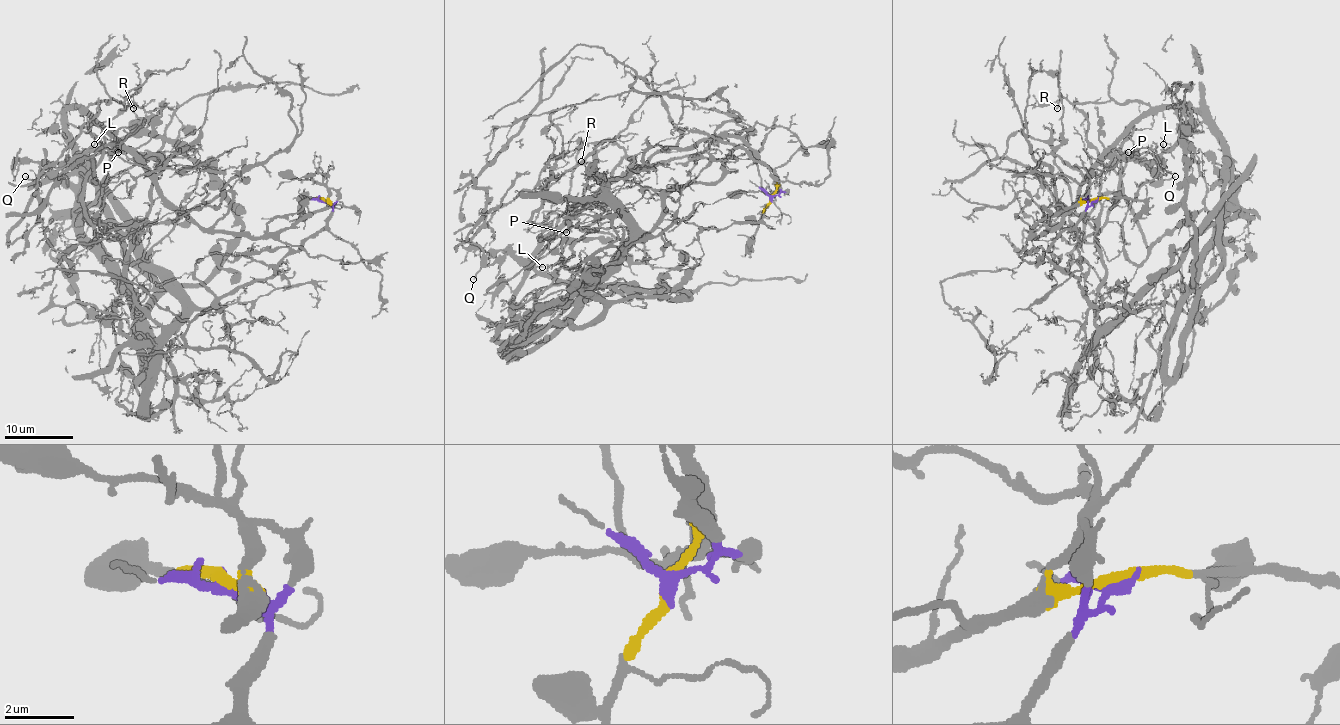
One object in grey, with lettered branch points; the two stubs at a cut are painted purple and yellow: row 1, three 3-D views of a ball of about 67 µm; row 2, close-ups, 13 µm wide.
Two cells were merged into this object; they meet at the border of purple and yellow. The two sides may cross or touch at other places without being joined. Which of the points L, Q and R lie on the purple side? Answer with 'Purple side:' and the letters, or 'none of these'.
Purple side: none of these

